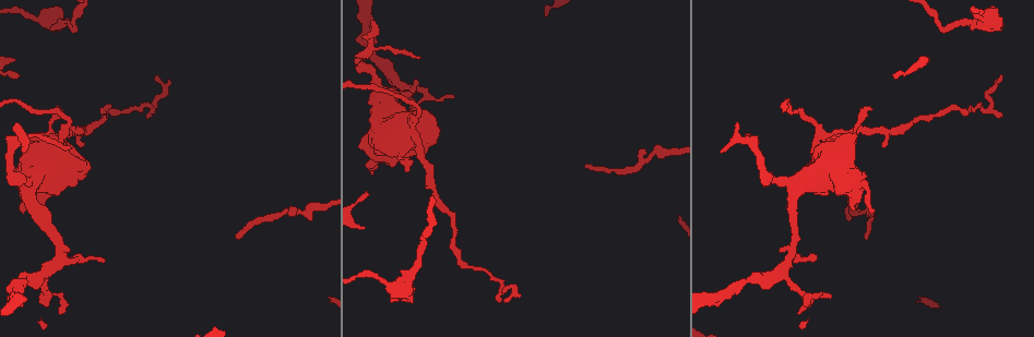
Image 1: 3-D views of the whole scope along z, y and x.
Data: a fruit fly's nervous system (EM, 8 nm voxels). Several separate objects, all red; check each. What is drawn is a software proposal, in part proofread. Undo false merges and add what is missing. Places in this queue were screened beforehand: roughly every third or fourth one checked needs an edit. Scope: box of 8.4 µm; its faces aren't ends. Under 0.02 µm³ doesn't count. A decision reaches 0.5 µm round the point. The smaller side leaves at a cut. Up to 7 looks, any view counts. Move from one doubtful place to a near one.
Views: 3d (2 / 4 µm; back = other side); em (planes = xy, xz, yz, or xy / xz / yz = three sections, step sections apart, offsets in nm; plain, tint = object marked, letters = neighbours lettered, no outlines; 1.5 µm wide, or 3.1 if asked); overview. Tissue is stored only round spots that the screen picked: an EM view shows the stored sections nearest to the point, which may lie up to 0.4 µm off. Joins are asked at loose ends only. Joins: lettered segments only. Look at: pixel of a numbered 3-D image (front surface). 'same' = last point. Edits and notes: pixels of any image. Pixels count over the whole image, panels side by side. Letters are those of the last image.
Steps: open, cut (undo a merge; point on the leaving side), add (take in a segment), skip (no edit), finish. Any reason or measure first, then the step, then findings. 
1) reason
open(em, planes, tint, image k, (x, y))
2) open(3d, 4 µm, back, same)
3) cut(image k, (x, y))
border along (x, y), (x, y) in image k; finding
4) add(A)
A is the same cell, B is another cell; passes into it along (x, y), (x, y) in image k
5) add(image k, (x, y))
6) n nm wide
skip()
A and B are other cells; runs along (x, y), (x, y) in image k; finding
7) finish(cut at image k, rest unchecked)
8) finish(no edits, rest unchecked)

three-way junction
open(3d, 4 µm, back, image 1, (379, 99))

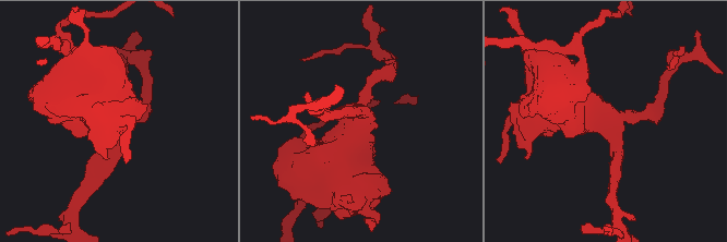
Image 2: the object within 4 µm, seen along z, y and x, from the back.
3 arms; arms of 190, 220, 800 nm
open(em, yz, step 4, tint, image 2, (607, 125))

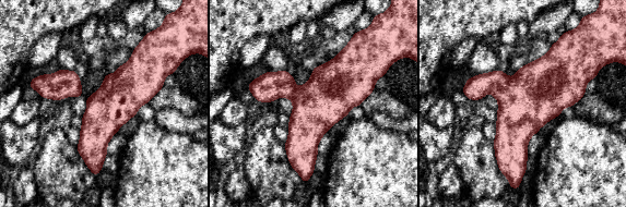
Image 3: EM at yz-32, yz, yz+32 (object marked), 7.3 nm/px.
open(em, planes, letters, same)

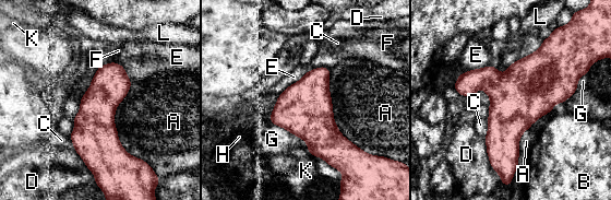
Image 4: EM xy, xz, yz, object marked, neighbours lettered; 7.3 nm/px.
240 nm wide
skip()
A, B, C, D, E, F, G, H, K and L are other cells; continuous, no second neuron

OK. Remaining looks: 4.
abrupt turn
open(3d, 2 µm, image 1, (420, 107))

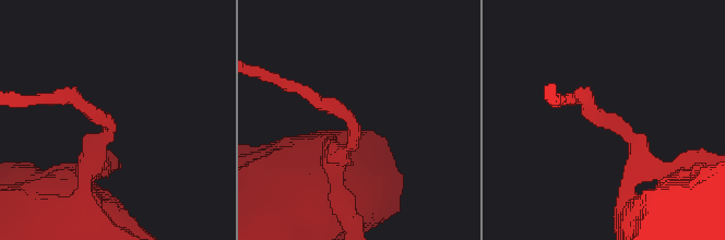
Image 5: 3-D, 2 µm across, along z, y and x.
now the EM
open(em, yz, step 4, tint, image 5, (352, 122))

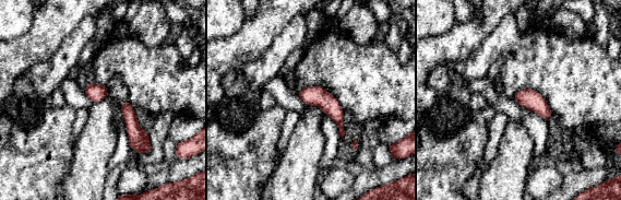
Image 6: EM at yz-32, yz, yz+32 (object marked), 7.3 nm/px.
open(em, planes, letters, same)

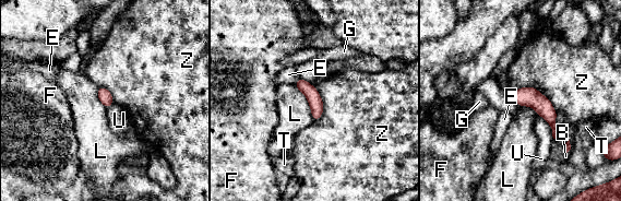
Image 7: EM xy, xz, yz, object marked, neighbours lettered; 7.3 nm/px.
L touches over 300 nm
skip()
B, E, F, G, L, T, U and Z are other cells; border along (293, 84), (306, 97), (313, 119) in image 7; continuous, no second neuron

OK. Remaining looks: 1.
finish(no edits, rest unchecked)

